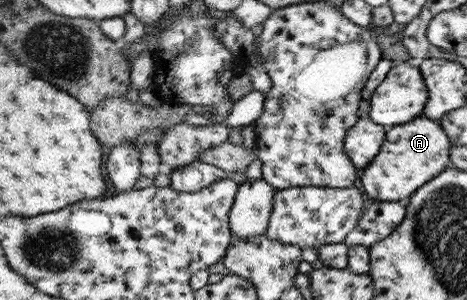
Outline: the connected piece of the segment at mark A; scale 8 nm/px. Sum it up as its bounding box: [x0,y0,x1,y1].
[362,116,451,202]

